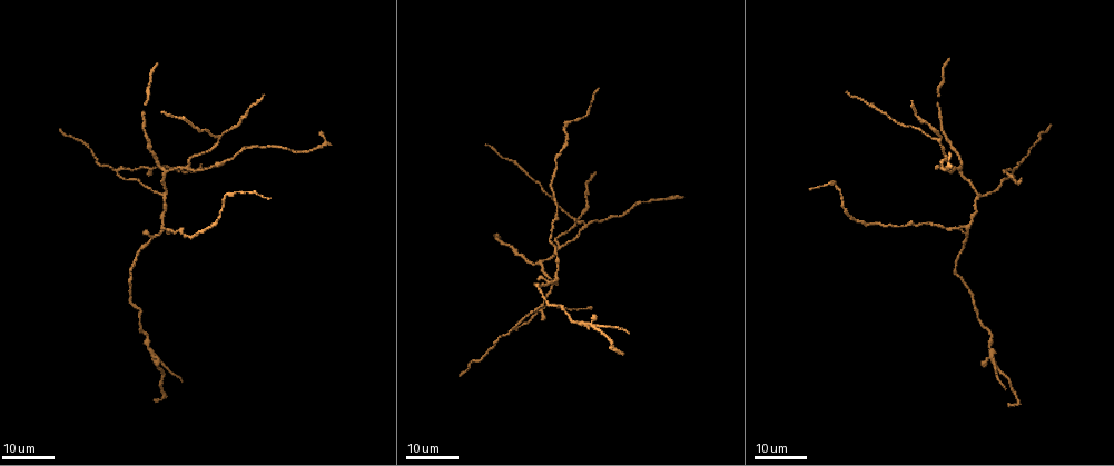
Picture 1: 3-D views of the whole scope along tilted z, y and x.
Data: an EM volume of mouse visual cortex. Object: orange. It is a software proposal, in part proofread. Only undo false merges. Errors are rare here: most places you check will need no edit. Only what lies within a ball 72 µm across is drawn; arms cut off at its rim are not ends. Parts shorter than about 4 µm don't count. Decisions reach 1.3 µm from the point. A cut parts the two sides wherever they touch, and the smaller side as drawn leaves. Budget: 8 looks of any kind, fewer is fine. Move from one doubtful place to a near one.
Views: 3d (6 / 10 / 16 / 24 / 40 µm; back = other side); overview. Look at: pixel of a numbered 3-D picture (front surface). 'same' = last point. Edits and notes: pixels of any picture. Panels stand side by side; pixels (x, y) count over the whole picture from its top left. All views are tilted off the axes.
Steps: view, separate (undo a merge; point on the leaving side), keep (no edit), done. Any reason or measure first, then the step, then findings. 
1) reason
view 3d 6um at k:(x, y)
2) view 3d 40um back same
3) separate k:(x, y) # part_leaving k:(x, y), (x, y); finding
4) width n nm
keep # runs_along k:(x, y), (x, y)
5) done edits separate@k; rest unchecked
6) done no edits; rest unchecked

three arms meet
view 3d 24um at 1:(573, 218)

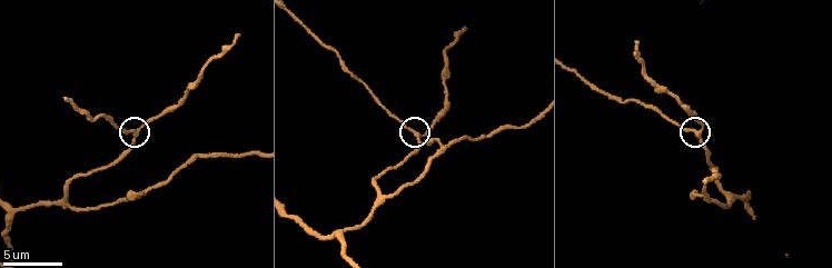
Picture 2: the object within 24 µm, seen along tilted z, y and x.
closer look
view 3d 6um at 2:(137, 133)

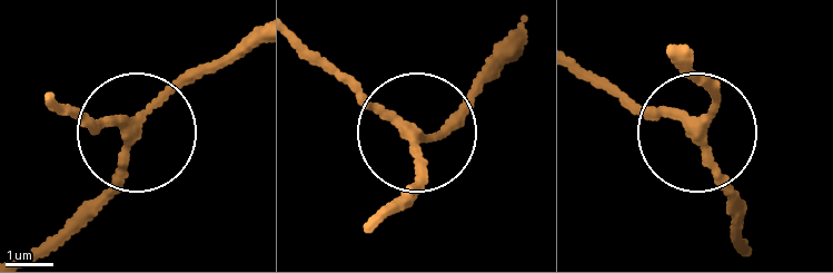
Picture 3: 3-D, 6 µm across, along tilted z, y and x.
keep # runs_along 3:(37, 245), (113, 178), (169, 96), (247, 32); continuous, no second neuron

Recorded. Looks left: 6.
three-way junction
view 3d 16um at 2:(11, 208)

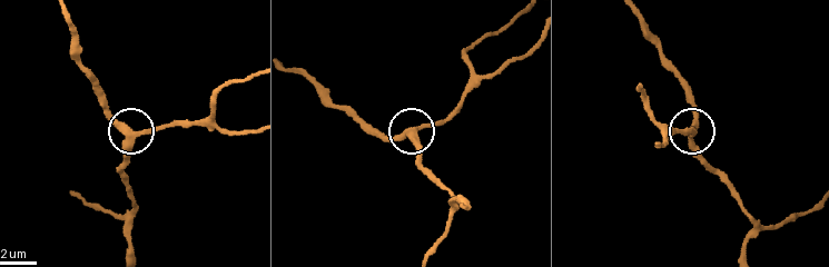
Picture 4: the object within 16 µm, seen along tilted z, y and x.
side_arm 27 um
keep # runs_along 4:(129, 251), (132, 203), (125, 165), (130, 137), (100, 102); all the same neuron

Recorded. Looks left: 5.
a fork
view 3d 16um at 1:(162, 231)

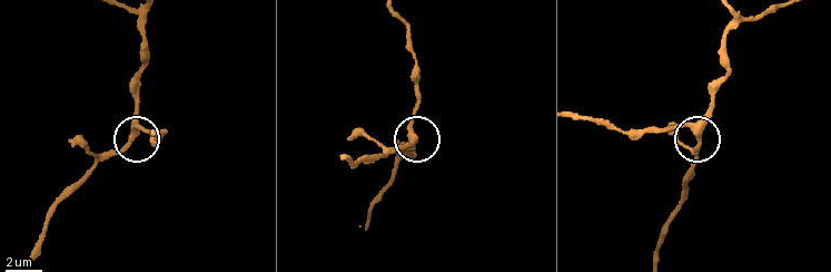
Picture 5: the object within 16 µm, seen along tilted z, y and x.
zoom in
view 3d 10um at 5:(135, 129)

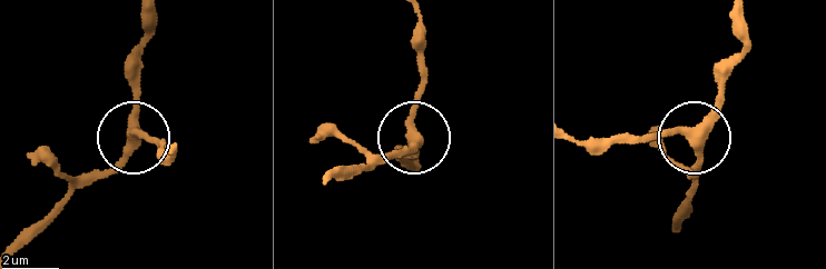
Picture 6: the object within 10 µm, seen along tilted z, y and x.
width 320 nm
keep # continuous, no second neuron

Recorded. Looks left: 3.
side arm on a straight run
view 3d 10um at 2:(66, 205)

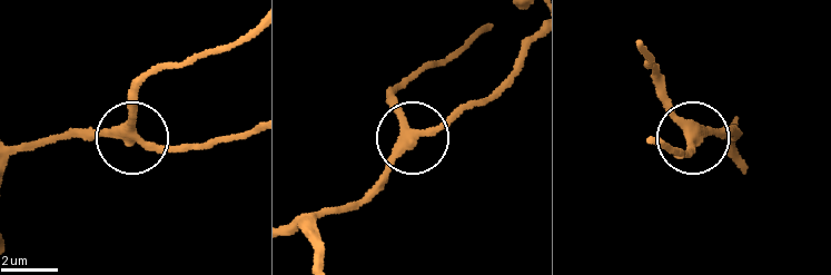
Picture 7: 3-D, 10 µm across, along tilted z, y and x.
view 3d 6um at 7:(134, 135)

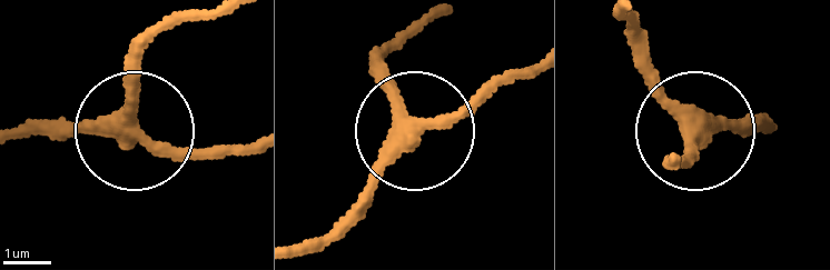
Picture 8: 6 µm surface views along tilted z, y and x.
keep # runs_along 8:(295, 251), (412, 139), (529, 73); one neuron here

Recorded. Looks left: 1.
done no edits; rest unchecked

